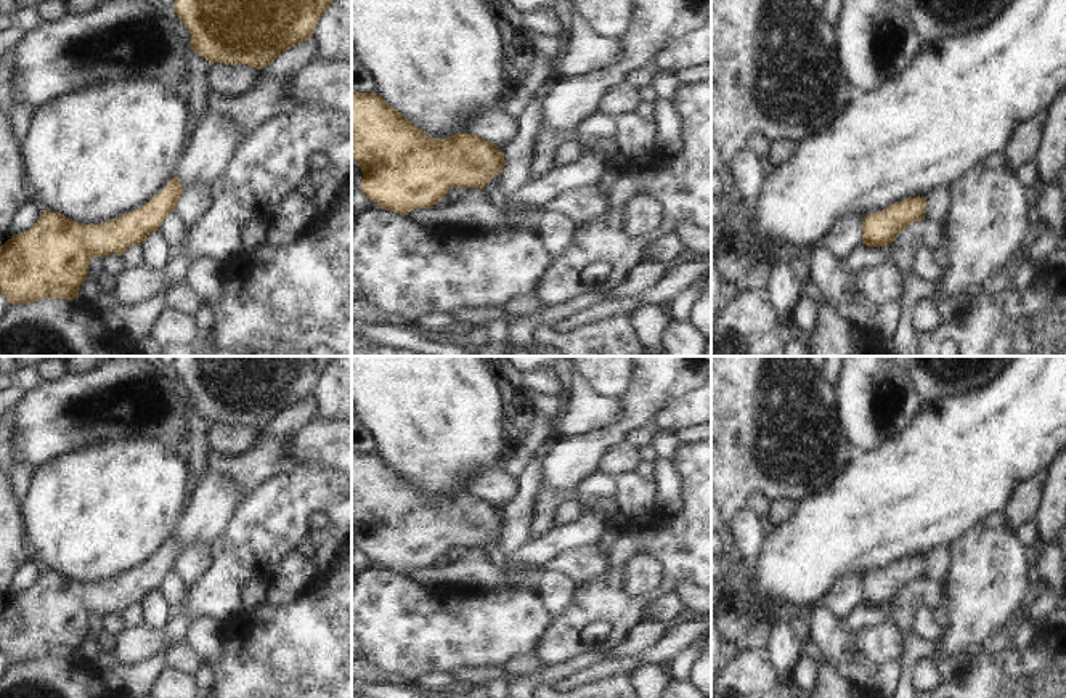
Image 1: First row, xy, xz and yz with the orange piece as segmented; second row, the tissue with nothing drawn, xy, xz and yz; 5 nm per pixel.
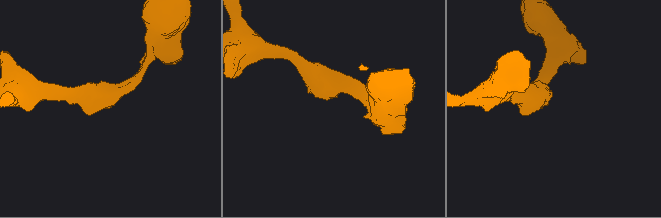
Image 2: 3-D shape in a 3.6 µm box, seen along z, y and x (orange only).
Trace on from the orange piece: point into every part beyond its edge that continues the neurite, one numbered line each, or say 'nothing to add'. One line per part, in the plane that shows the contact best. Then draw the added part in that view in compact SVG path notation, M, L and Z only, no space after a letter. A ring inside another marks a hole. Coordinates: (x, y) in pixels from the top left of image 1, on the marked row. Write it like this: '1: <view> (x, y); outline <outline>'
nothing to add

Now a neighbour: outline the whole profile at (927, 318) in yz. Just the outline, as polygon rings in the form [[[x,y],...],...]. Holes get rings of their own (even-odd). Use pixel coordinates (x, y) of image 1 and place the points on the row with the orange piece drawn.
[[[925,298],[915,305],[912,319],[917,334],[931,334],[946,324],[936,302],[930,298]]]

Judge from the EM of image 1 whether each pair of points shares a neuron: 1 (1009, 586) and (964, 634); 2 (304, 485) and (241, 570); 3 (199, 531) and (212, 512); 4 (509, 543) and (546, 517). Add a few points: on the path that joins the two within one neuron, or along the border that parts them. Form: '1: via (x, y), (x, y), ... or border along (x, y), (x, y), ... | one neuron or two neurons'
1: via (997, 597), (972, 623) | one neuron
2: via (286, 506), (249, 549) | one neuron
3: via (201, 527), (207, 517) | one neuron
4: border along (541, 491), (535, 503), (528, 541) | two neurons

